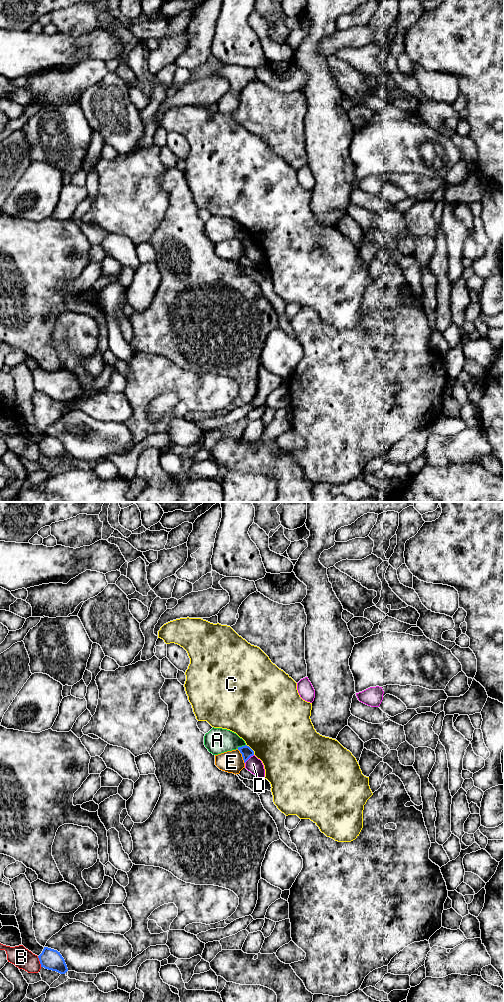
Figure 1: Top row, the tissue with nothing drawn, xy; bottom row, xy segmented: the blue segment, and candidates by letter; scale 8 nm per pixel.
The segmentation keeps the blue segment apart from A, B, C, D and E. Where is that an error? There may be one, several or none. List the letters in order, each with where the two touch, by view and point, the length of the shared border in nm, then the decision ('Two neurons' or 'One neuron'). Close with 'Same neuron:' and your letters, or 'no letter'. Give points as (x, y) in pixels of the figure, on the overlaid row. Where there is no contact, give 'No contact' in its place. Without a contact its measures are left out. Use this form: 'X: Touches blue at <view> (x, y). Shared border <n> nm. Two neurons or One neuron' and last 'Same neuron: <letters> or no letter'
A: Touches blue at xy (242, 746). Shared border 80 nm. Two neurons
B: Touches blue at xy (39, 960). Shared border 90 nm. Two neurons
C: Touches blue at xy (251, 749). Shared border 110 nm. Two neurons
D: Touches blue at xy (248, 758). Shared border 100 nm. Two neurons
E: Touches blue at xy (242, 756). Shared border 130 nm. Two neurons
Same neuron: no letter

